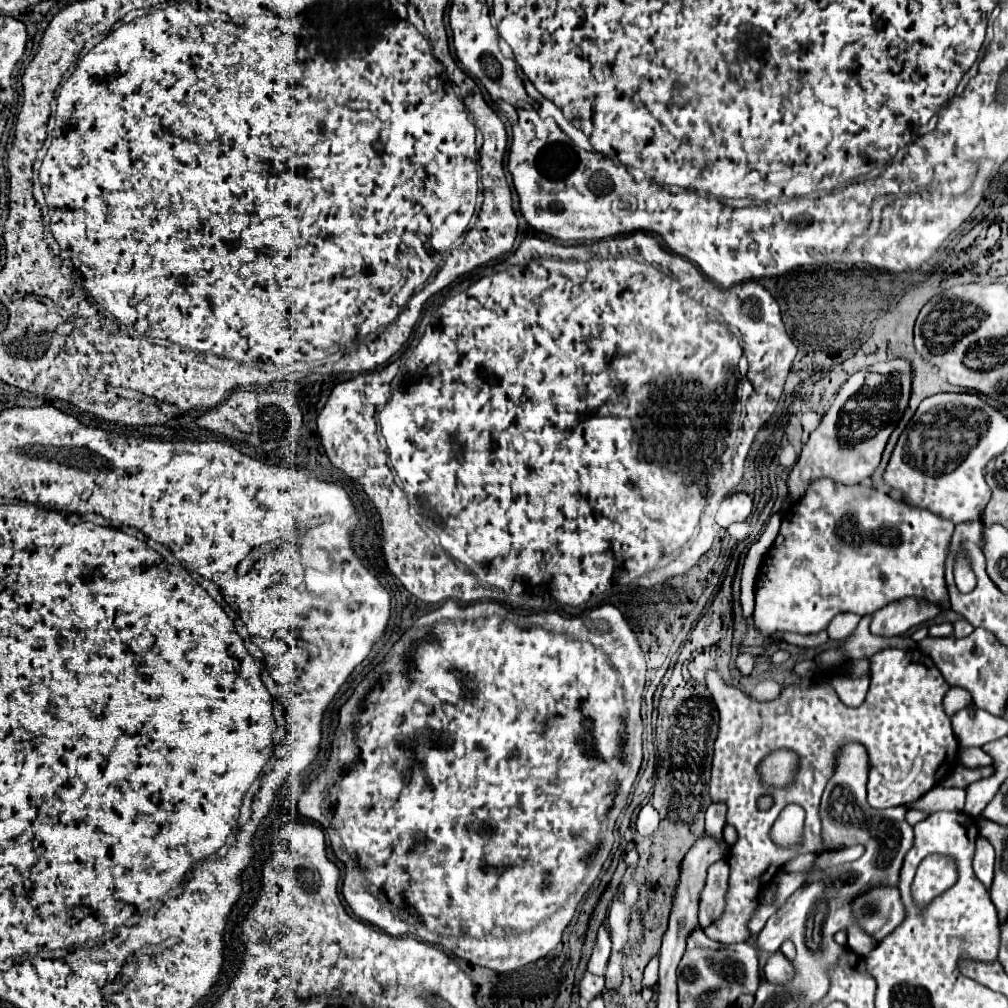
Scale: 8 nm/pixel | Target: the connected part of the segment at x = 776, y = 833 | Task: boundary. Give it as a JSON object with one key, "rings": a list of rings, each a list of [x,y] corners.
{"rings":[[[796,804],[786,806],[772,826],[772,840],[780,846],[792,846],[800,842],[802,824],[804,824],[804,810]]]}

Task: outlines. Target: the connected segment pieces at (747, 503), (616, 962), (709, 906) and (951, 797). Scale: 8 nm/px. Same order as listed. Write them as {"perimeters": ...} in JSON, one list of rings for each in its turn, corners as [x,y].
{"perimeters":[[[[734,492],[722,502],[716,514],[716,522],[722,528],[728,528],[734,522],[744,522],[750,516],[750,512],[752,512],[752,498],[744,492]]],[[[612,952],[608,968],[606,968],[606,988],[618,988],[622,984],[622,952]]],[[[718,860],[707,870],[706,888],[700,896],[700,926],[714,924],[726,910],[726,893],[730,867],[726,860]]],[[[934,786],[934,790],[926,792],[918,802],[908,804],[908,808],[918,808],[928,814],[940,812],[940,810],[954,810],[960,812],[964,808],[966,792],[962,788],[942,788]]]]}

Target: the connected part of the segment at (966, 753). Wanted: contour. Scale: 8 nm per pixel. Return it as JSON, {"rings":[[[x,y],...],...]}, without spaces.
{"rings":[[[962,746],[960,748],[960,762],[964,766],[988,766],[988,764],[992,764],[992,758],[988,754],[984,754],[982,748],[974,748],[974,746],[964,748]]]}

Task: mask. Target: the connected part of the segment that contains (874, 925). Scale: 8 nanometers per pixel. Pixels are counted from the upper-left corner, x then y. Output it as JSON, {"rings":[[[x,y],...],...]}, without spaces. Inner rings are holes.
{"rings":[[[870,888],[868,892],[862,892],[852,900],[852,916],[864,932],[882,940],[904,920],[898,888]]]}

